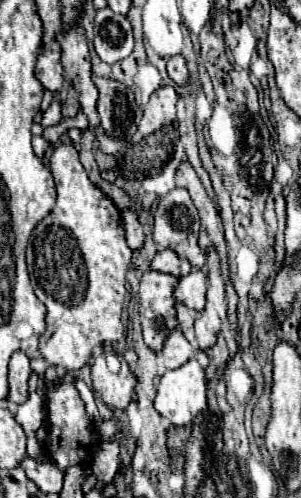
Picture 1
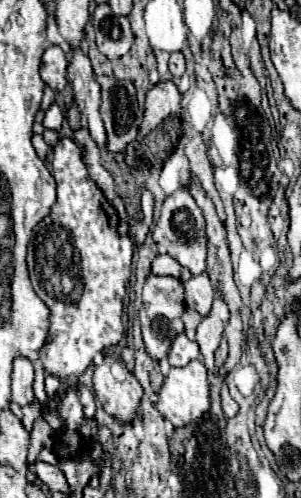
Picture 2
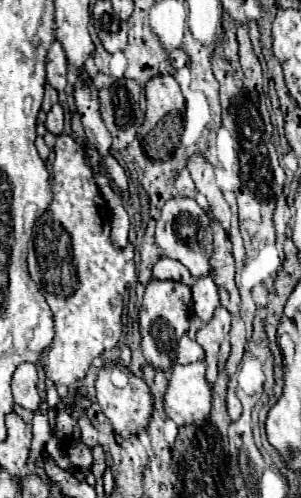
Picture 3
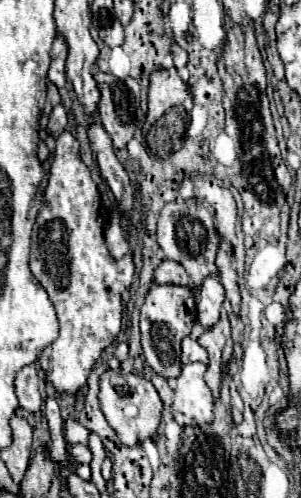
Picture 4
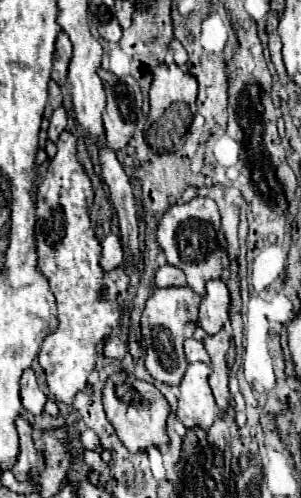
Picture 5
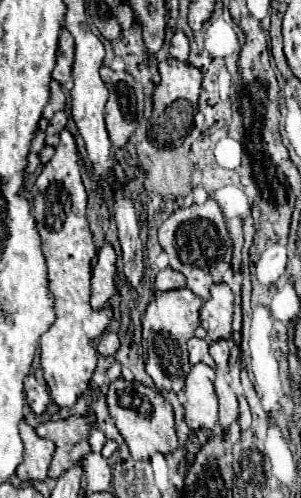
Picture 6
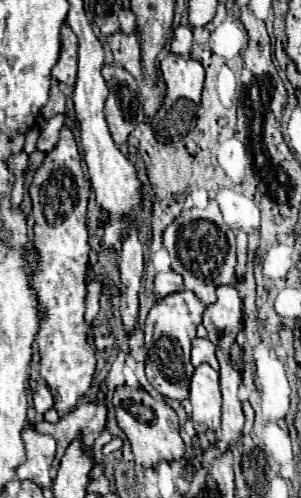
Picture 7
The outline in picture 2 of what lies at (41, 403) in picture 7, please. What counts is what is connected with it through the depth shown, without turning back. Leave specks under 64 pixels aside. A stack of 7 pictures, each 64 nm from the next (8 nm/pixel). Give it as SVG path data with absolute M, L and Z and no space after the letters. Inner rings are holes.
M22 356L16 358L14 370L12 370L12 402L20 404L20 406L32 404L36 400L34 390L32 390L32 382L34 382L32 362Z

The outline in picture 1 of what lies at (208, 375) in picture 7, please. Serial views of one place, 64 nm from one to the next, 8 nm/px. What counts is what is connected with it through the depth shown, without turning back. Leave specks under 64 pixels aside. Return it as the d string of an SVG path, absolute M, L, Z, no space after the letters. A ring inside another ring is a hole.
M196 358L162 376L154 408L174 426L186 426L206 410L206 372Z

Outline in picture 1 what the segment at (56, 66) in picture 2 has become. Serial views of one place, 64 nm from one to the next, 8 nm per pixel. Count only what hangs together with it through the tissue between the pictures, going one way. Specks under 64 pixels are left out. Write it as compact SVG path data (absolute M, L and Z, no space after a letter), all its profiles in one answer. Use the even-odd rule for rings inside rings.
M44 50L38 56L38 64L36 64L36 76L42 82L44 88L56 92L62 88L64 84L64 68L62 68L62 60L60 60L60 50Z

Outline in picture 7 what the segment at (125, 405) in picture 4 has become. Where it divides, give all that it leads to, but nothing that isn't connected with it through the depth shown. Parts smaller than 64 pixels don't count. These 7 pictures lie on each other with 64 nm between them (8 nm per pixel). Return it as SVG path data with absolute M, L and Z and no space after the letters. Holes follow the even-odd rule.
M124 386L124 388L118 388L114 392L112 404L116 408L116 418L118 418L120 428L130 438L132 452L136 456L136 464L142 464L144 468L152 468L160 460L174 462L174 460L184 456L184 442L180 438L178 416L164 400L154 400L150 396L150 402L148 402L148 392L144 392L144 390L130 390L128 386ZM146 412L152 412L152 420L150 422L144 418Z

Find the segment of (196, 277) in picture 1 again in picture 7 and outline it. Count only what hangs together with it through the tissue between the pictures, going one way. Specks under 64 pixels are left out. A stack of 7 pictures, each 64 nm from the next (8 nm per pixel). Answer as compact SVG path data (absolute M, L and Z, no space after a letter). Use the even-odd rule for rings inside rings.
M220 286L216 288L216 294L218 302L206 308L202 324L206 326L208 338L216 344L216 348L228 354L244 320L242 300L234 286Z

